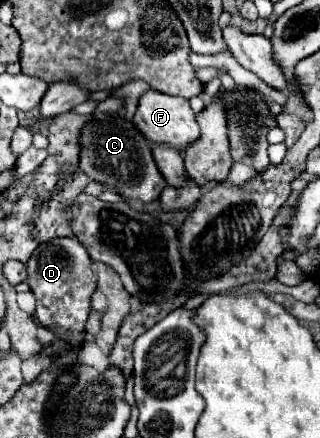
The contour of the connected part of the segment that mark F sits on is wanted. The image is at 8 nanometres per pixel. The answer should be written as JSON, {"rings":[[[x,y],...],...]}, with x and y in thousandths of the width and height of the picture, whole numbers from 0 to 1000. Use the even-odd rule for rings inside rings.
{"rings":[[[463,205],[431,237],[419,283],[438,292],[438,301],[488,329],[525,329],[556,347],[575,347],[594,329],[606,329],[625,315],[625,288],[613,279],[613,260],[594,247],[588,228],[550,224],[550,219],[519,219],[519,215],[488,215],[481,205]]]}

